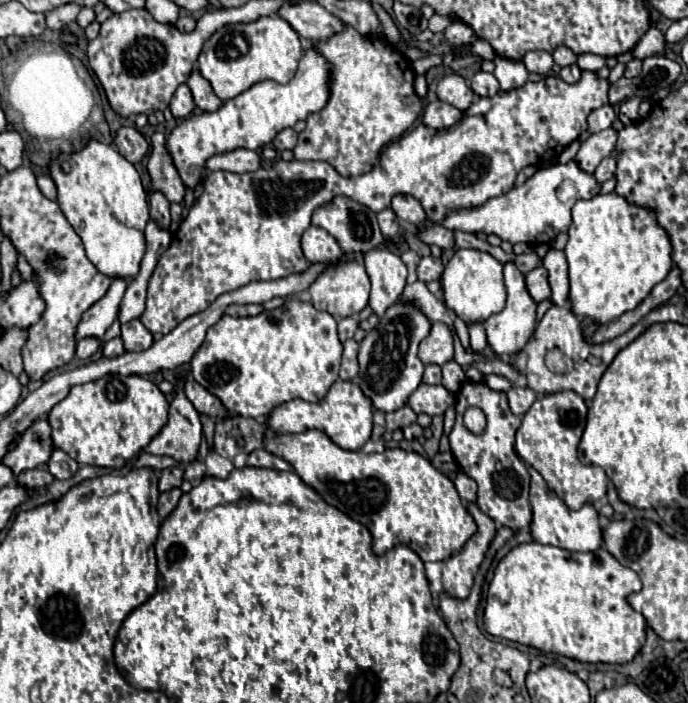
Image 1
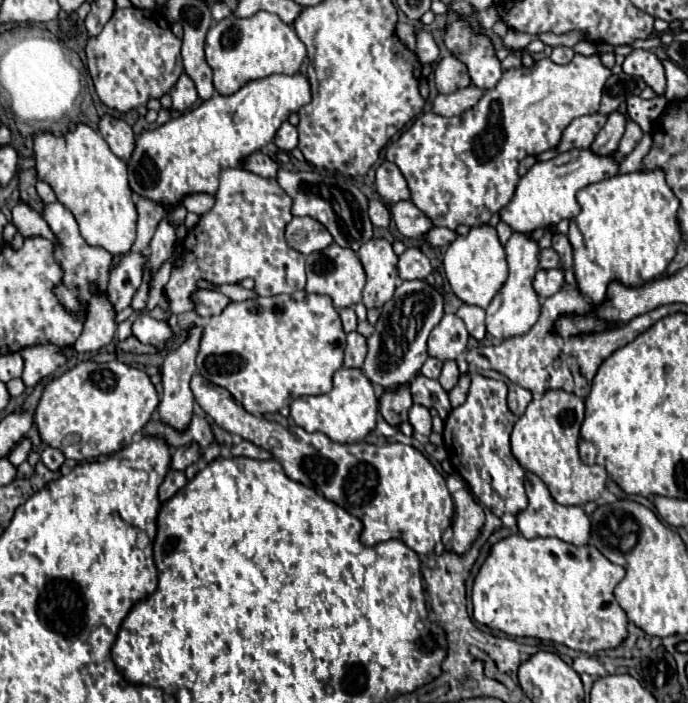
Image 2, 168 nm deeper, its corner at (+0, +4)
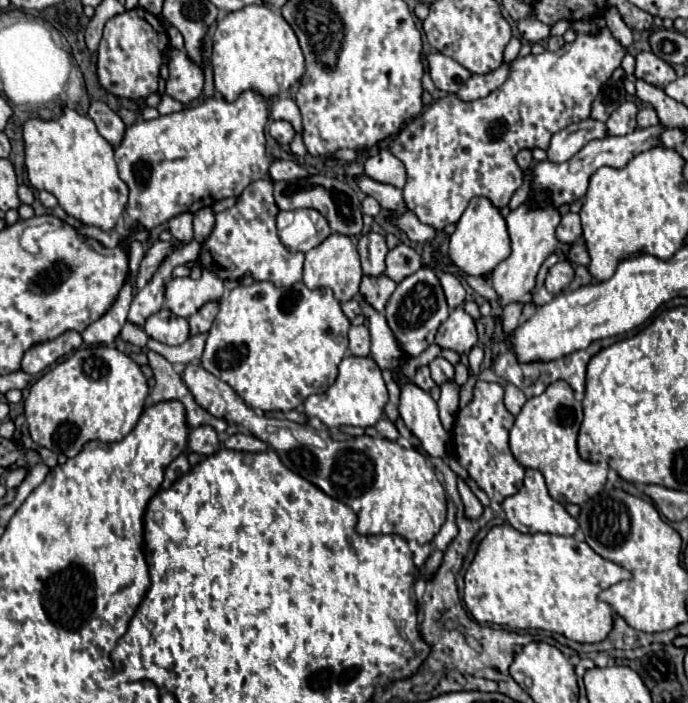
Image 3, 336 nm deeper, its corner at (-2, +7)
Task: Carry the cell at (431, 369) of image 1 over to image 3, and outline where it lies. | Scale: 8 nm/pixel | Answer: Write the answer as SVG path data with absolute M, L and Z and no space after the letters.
M435 357L429 363L429 369L431 369L431 379L435 381L437 387L441 387L447 381L453 381L453 375L455 375L453 365L447 359L443 359L443 357Z

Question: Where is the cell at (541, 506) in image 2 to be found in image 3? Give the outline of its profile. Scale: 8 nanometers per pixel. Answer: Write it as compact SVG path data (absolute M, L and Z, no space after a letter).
M527 469L525 471L525 479L521 489L511 495L505 497L501 501L501 507L505 511L505 519L509 525L513 525L517 531L521 533L557 533L557 535L573 535L577 531L577 521L565 511L565 507L561 503L557 503L555 499L551 499L551 495L547 493L547 485L545 479L539 471L535 469Z

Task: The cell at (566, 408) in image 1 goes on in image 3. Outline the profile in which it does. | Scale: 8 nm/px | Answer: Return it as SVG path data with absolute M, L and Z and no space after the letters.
M555 381L541 395L527 399L509 433L513 457L523 467L541 471L549 495L561 505L581 505L589 501L593 495L603 491L607 481L607 463L583 461L577 453L577 433L581 421L583 409L581 403L575 399L573 389L565 381Z

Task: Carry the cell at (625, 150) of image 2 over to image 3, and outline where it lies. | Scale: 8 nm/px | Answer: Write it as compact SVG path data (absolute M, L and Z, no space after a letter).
M647 105L647 107L641 107L639 115L637 115L637 127L645 129L645 127L651 127L651 125L657 125L659 123L659 117L657 117L657 111Z

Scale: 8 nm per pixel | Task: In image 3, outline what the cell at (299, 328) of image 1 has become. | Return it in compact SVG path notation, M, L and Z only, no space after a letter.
M255 281L253 285L237 285L229 291L209 329L209 339L201 357L201 365L225 381L249 407L261 411L291 411L303 405L313 393L323 393L337 379L337 365L347 353L347 331L351 323L341 311L331 289L307 289L301 281L289 289L279 289L271 281Z

